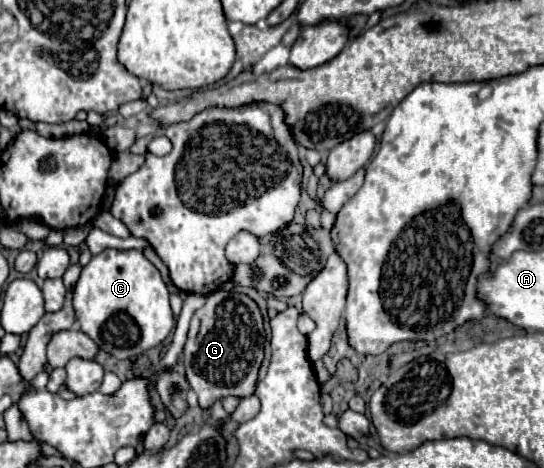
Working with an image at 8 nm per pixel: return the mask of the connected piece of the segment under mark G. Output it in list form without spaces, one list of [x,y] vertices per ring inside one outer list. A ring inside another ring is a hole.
[[[216,291],[208,295],[206,303],[192,317],[184,347],[186,377],[198,395],[198,405],[210,409],[214,401],[228,395],[238,399],[254,395],[258,369],[264,361],[264,343],[266,331],[262,313],[248,295],[238,291]]]

